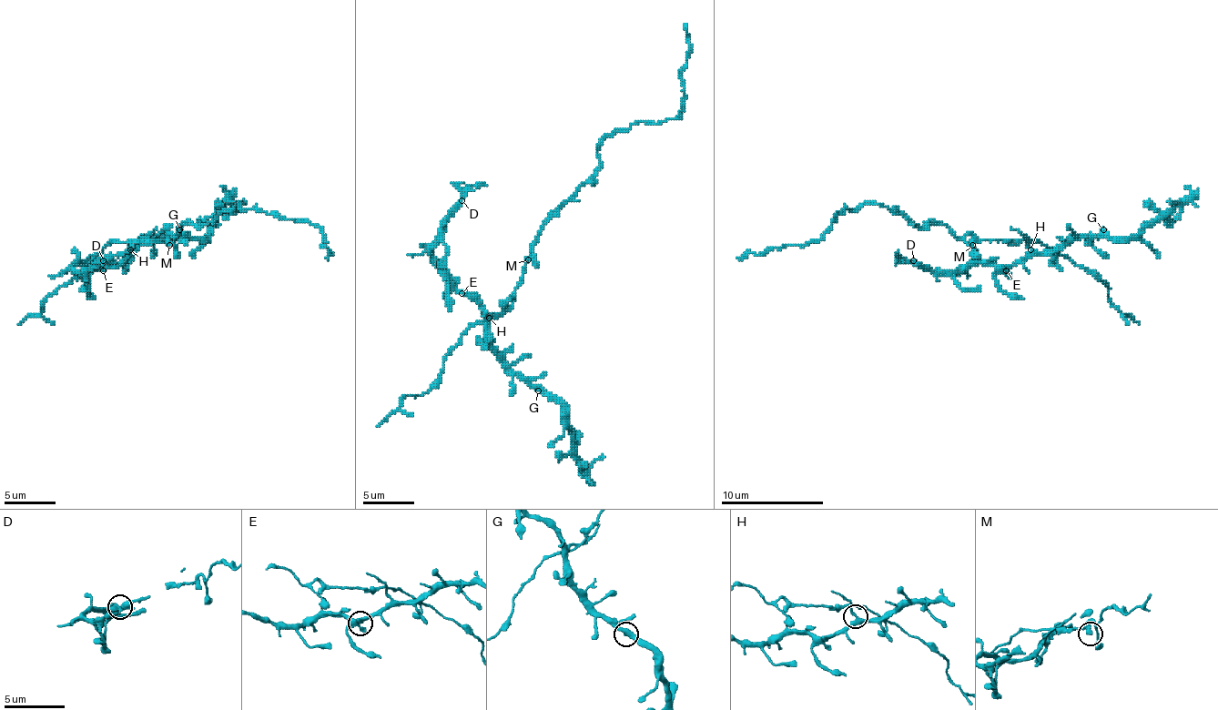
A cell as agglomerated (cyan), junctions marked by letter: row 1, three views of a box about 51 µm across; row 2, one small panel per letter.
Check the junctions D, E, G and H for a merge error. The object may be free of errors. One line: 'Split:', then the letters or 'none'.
Split: H

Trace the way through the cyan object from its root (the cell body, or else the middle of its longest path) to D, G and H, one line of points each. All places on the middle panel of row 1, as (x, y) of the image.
D: (535, 239), (522, 282), (507, 306), (490, 319), (466, 293), (453, 285), (433, 255), (441, 221), (461, 200)
G: (535, 239), (522, 282), (507, 306), (490, 319), (490, 344), (538, 390)
H: (535, 239), (532, 252), (525, 265), (522, 282), (507, 300), (507, 306), (490, 319)

